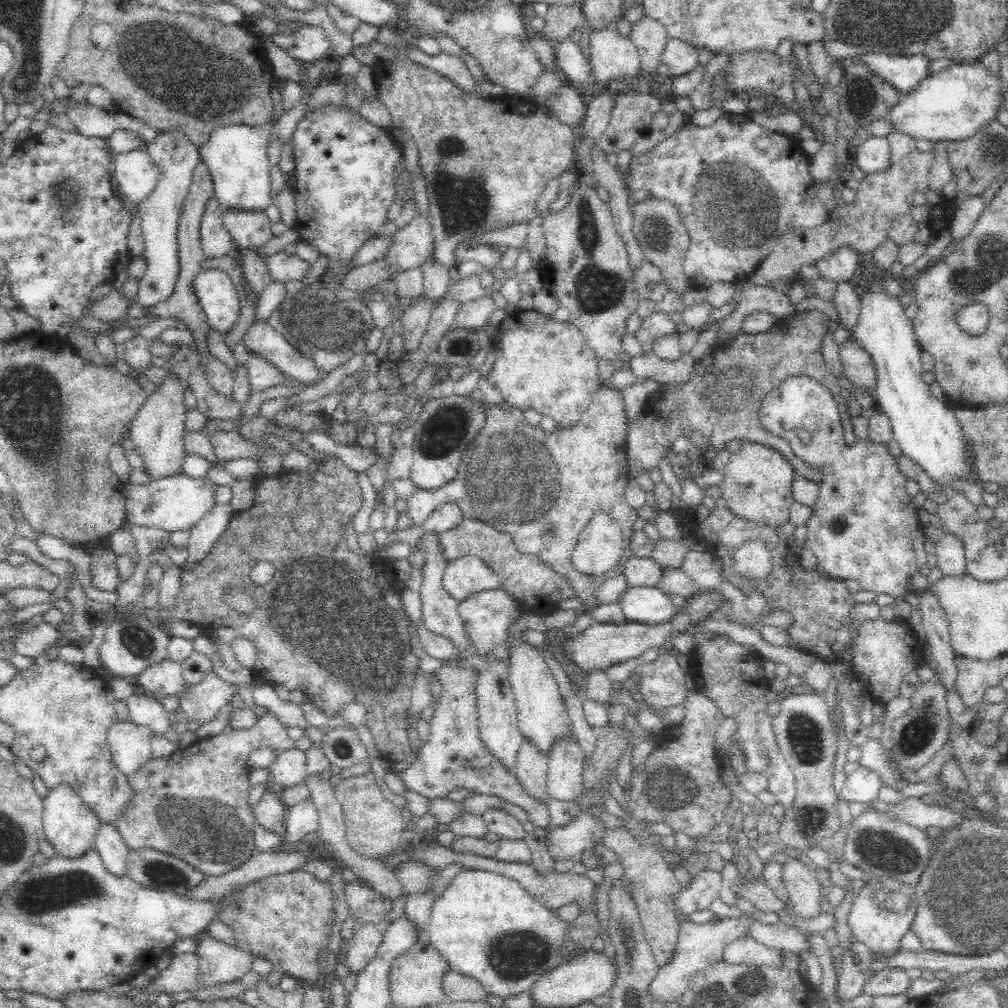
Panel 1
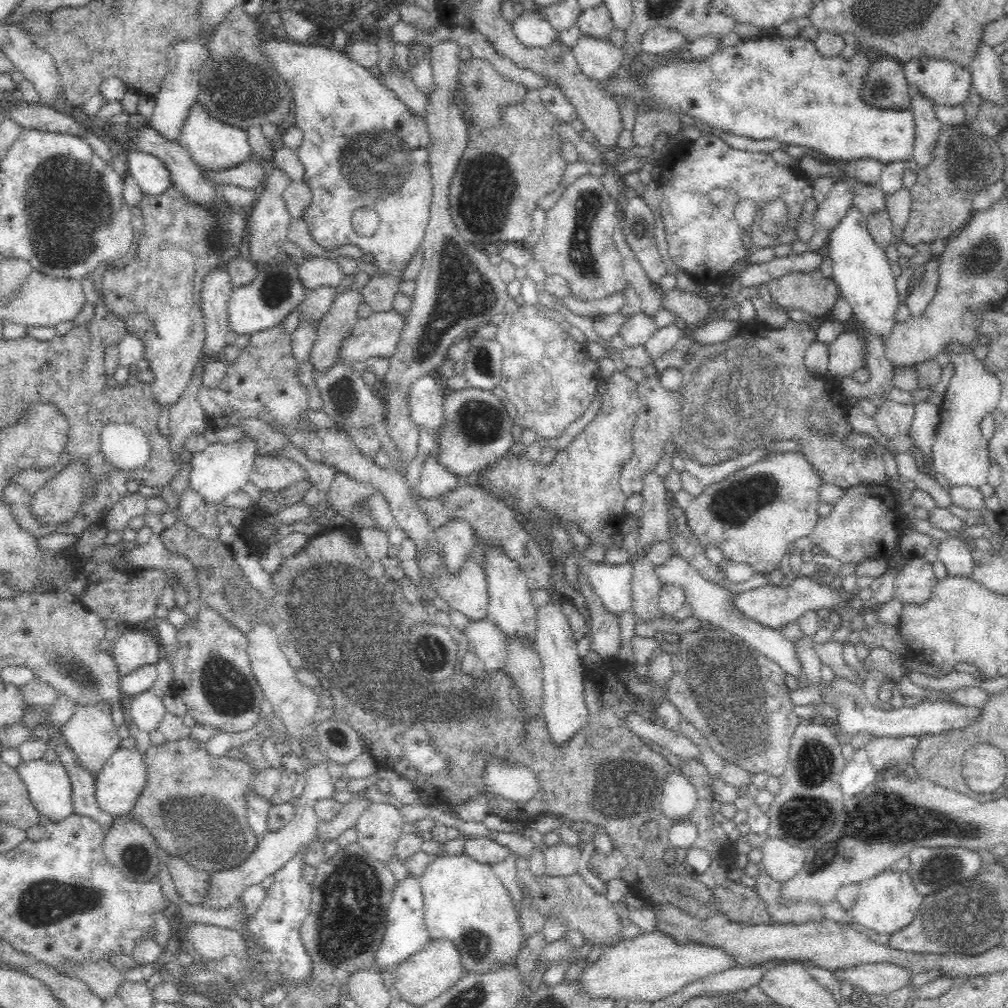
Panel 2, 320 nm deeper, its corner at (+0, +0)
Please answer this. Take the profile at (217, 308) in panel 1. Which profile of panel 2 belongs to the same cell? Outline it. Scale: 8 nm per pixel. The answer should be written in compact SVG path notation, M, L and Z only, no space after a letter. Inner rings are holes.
M282 256L270 261L268 266L257 265L254 280L246 286L233 288L229 294L227 316L230 330L238 335L251 335L284 321L309 292L299 283L296 267L296 263L286 263Z

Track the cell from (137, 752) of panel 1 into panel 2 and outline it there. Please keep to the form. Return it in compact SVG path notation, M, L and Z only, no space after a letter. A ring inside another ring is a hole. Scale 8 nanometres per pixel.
M118 746L108 757L102 772L94 777L96 799L98 799L100 807L106 813L110 813L116 819L126 819L129 810L133 807L137 796L143 789L146 779L147 764L144 755L138 750L138 747L122 748L122 746Z

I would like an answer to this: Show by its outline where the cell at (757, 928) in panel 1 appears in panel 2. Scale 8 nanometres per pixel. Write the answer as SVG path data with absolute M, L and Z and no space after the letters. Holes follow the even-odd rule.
M890 963L855 964L840 967L832 972L837 980L843 980L854 988L861 988L868 995L885 995L908 987L908 979L913 975L905 968Z

